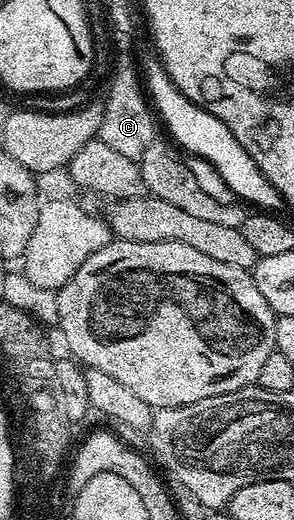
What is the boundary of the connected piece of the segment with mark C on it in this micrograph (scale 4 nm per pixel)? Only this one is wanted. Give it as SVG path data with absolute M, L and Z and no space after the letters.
M120 33L115 37L116 72L111 79L107 99L103 101L102 125L97 137L98 140L120 152L121 155L138 160L145 153L145 148L157 139L157 133L155 133L157 121L145 92L133 38Z

